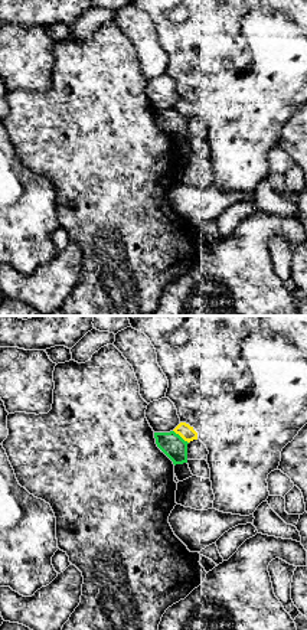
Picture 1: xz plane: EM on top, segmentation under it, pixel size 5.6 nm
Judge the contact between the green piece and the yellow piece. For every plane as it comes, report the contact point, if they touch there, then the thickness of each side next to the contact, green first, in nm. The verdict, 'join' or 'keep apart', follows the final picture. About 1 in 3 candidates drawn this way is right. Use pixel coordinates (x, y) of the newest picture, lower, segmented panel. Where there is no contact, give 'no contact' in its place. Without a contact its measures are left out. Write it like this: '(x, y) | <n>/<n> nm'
(179, 436) | 140/80 nm

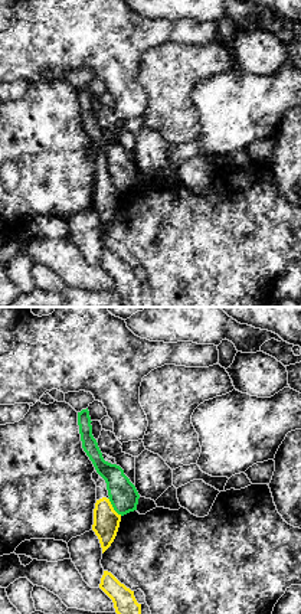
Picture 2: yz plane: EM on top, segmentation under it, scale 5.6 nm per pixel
(113, 506) | 160/140 nm

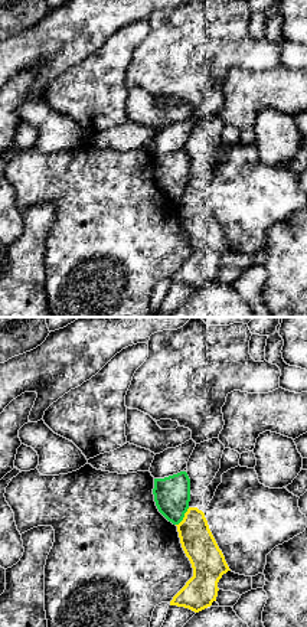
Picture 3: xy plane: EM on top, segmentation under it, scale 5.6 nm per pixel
(183, 516) | 200/190 nm

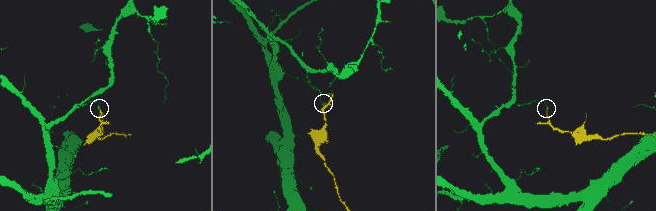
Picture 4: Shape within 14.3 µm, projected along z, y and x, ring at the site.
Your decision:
keep apart

